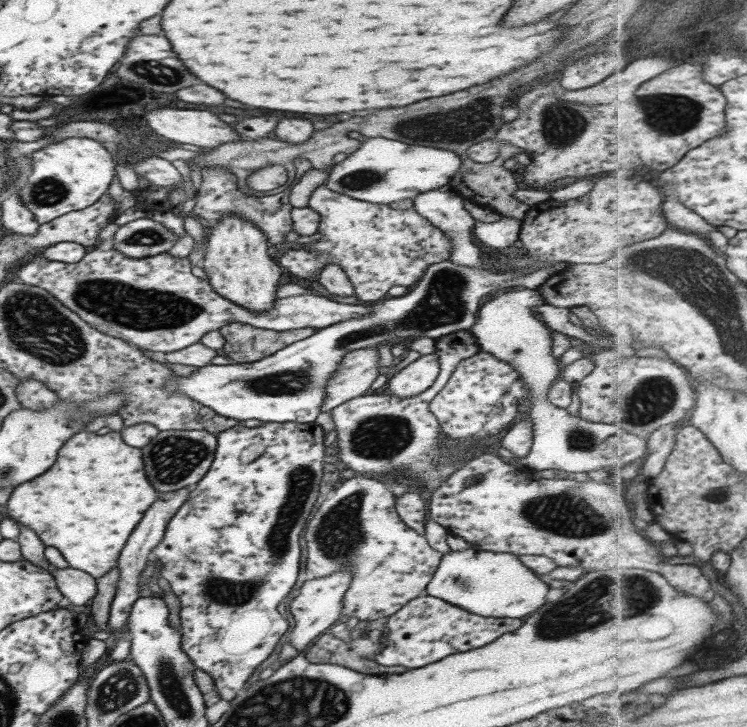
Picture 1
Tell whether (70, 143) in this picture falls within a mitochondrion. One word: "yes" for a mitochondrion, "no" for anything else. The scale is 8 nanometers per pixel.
no

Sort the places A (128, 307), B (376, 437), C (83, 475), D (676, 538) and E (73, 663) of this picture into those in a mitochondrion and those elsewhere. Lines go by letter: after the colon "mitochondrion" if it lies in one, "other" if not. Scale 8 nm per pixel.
A: mitochondrion
B: mitochondrion
C: other
D: other
E: other

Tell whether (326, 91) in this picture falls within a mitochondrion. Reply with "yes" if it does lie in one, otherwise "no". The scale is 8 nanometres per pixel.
no

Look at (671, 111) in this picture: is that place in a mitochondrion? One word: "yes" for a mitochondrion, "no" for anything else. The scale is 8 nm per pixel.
yes

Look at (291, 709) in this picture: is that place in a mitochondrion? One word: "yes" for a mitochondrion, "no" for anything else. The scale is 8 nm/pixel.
yes

